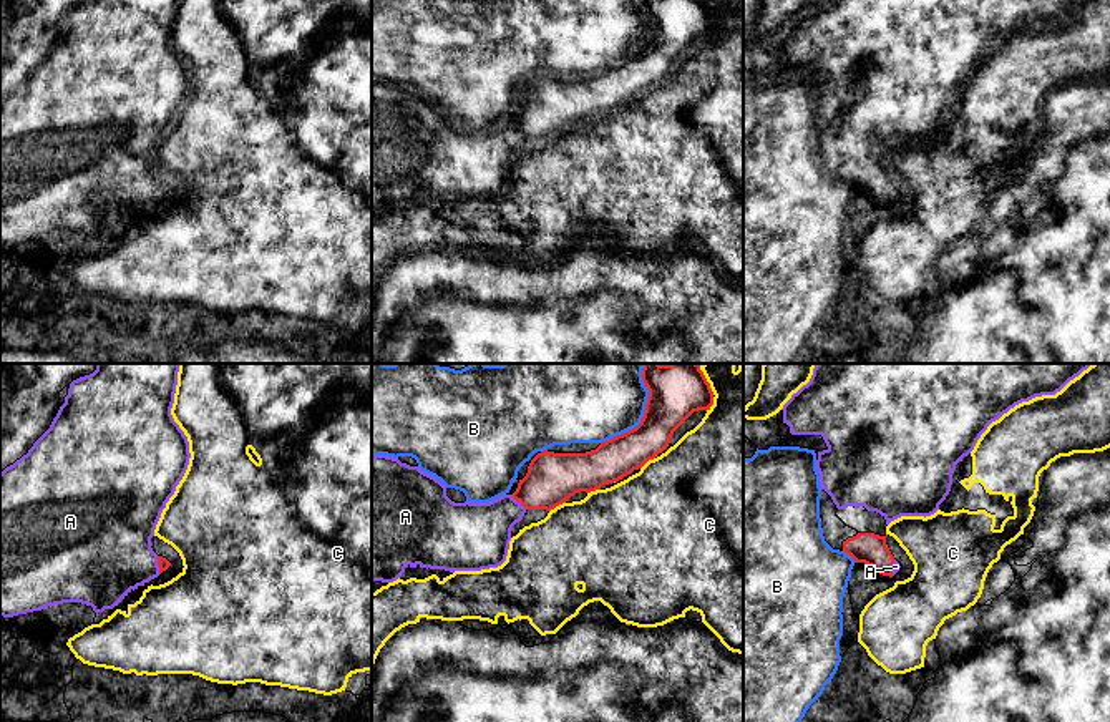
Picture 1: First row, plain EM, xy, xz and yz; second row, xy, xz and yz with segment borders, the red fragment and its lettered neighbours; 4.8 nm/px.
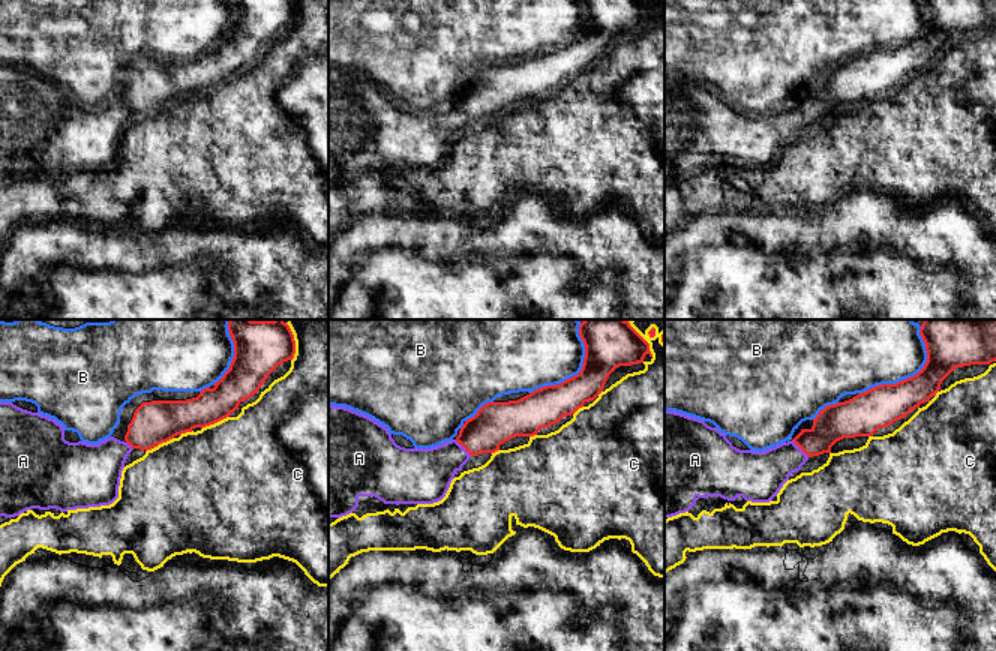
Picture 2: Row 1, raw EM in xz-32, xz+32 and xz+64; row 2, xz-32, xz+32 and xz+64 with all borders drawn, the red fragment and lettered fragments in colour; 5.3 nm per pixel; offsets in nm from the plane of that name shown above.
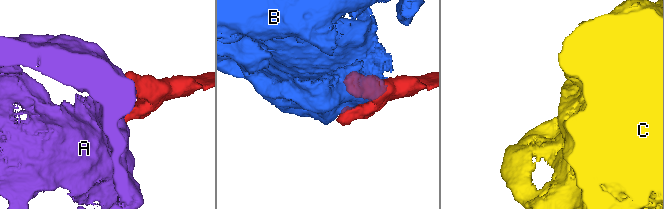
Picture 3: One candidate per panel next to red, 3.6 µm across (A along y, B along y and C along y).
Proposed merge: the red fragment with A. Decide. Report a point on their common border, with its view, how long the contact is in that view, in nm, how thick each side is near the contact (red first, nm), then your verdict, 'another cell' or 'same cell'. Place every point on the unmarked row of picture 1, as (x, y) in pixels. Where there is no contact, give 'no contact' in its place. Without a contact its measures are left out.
contact xz (520, 130); length 100 nm; calibres 240 and 300 nm; same cell

